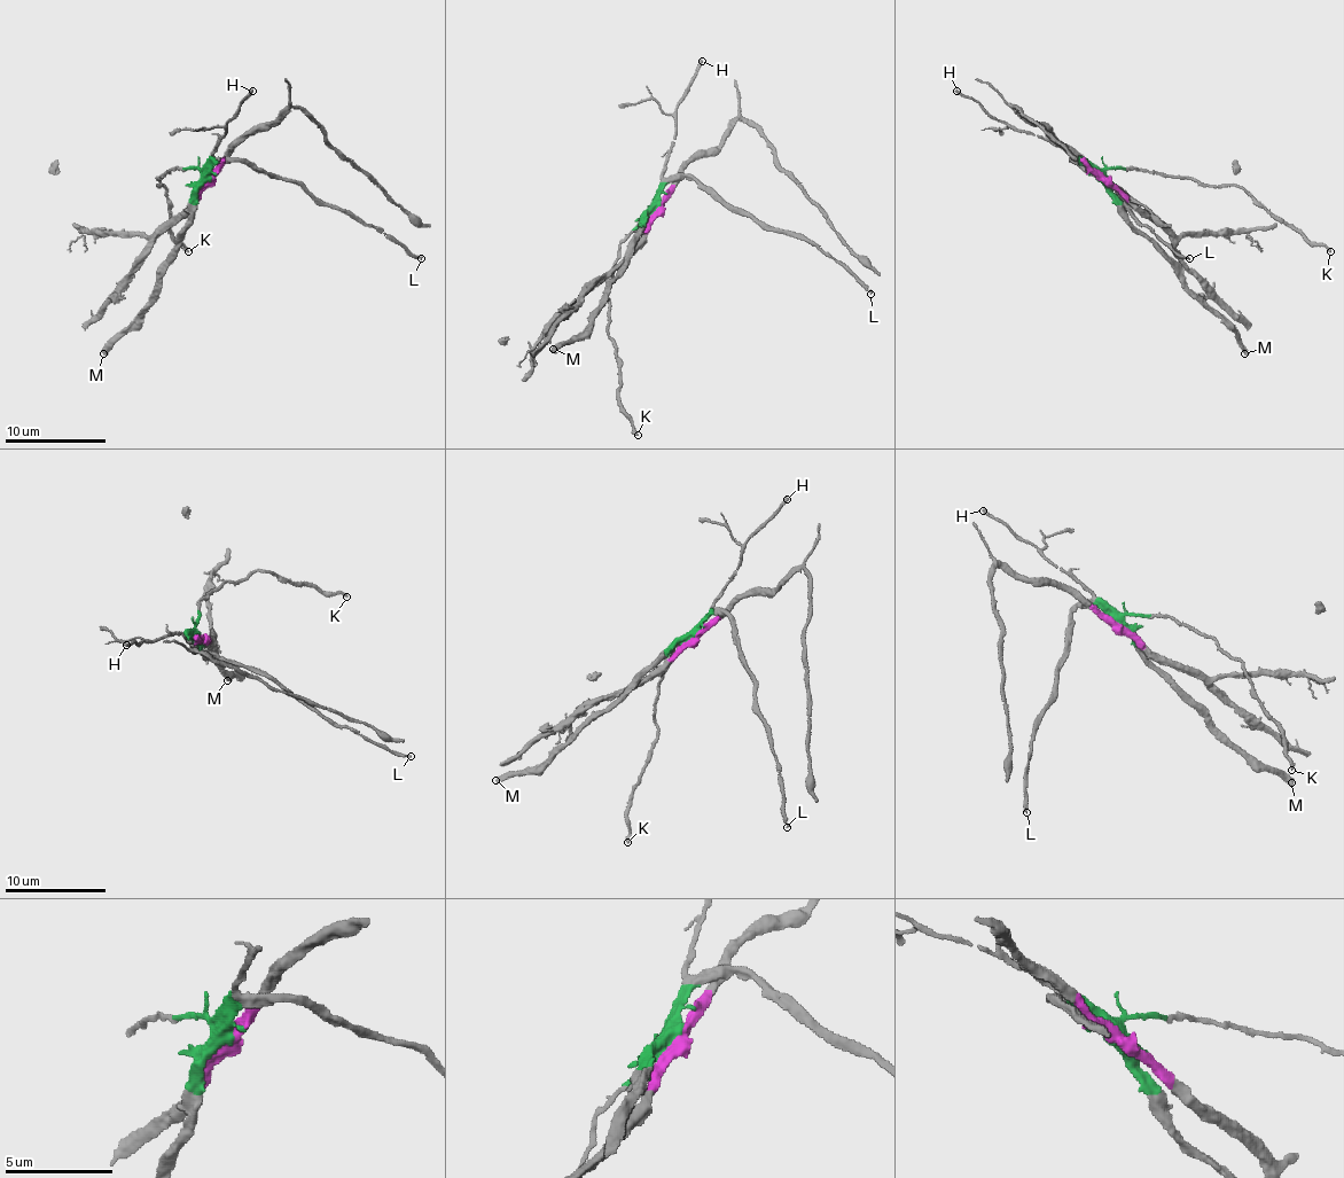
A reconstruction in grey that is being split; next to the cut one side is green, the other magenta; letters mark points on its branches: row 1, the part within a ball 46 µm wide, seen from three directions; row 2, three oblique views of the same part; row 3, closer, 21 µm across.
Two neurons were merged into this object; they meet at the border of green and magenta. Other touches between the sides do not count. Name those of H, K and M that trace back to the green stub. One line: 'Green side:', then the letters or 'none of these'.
Green side: H, K, M

